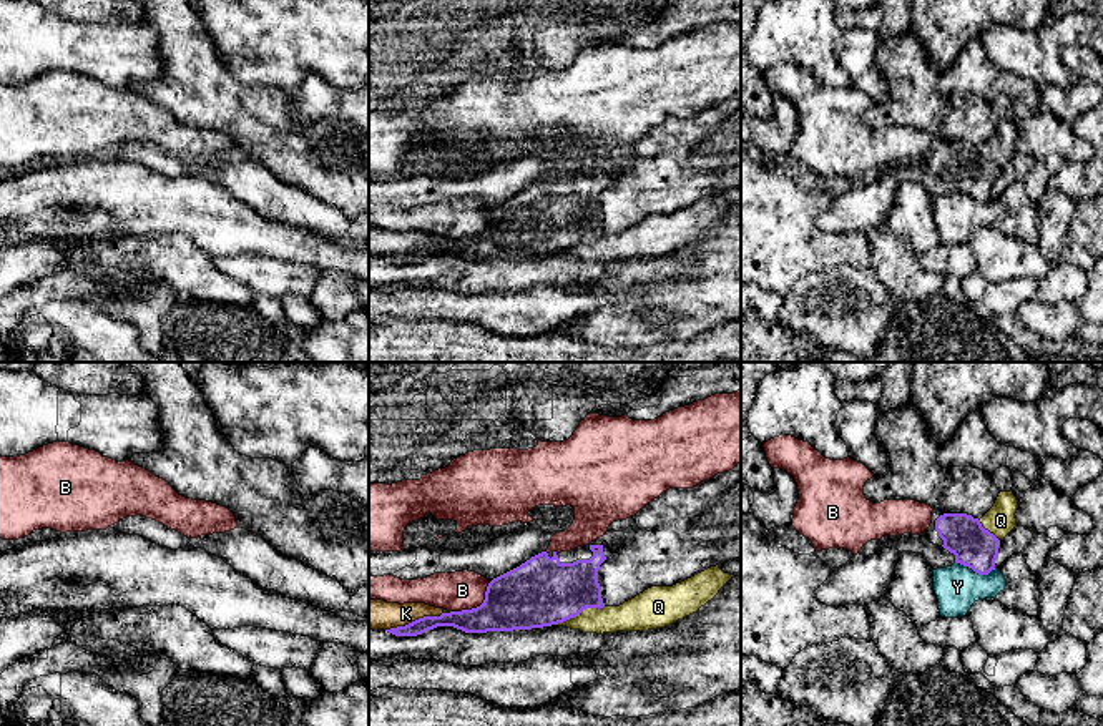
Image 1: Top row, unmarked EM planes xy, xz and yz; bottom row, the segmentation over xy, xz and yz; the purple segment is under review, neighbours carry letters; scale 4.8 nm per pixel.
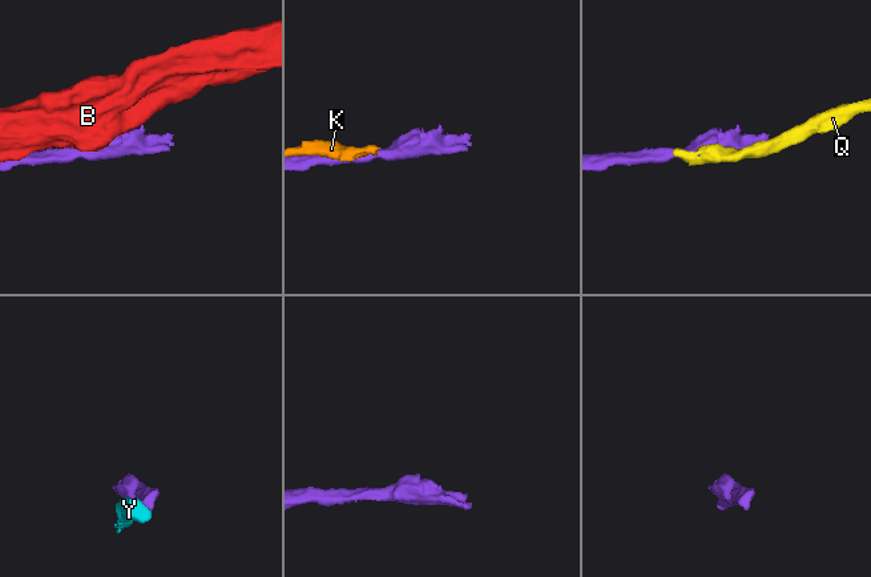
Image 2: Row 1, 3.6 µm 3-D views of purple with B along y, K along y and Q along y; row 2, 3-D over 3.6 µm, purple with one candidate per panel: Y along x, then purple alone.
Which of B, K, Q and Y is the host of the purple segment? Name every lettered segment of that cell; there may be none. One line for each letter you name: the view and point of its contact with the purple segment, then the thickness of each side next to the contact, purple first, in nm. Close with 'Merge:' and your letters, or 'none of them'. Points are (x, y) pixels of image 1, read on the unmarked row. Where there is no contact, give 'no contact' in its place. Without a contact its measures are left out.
Merge: none of them

